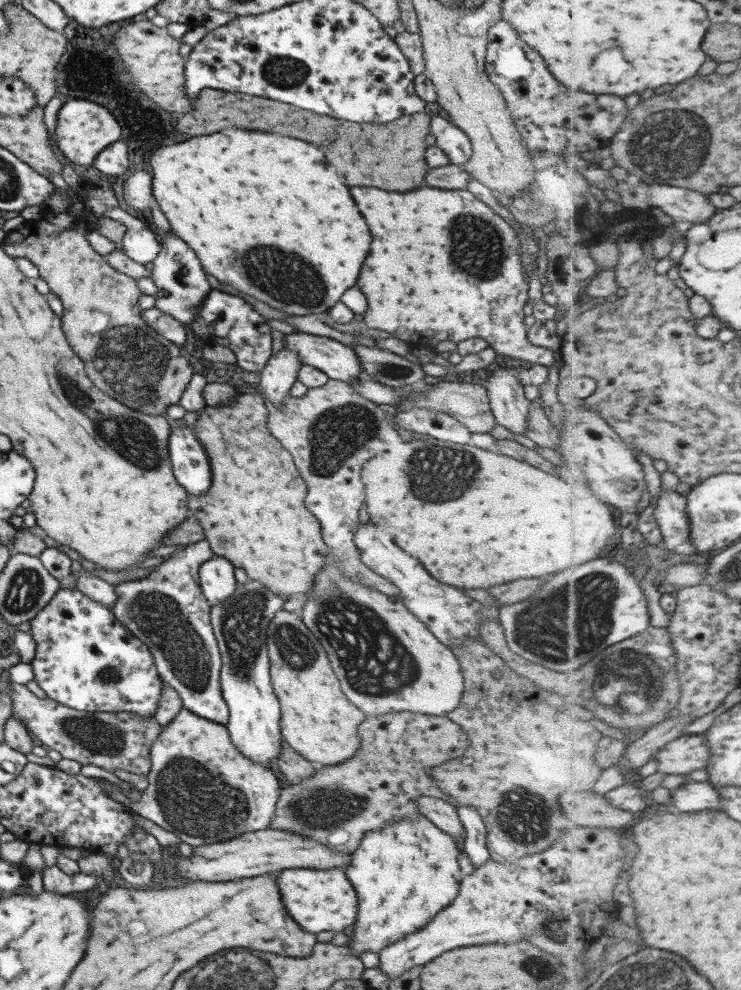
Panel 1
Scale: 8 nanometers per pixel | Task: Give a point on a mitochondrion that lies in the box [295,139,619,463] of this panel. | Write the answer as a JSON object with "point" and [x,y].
{"point":[478,249]}

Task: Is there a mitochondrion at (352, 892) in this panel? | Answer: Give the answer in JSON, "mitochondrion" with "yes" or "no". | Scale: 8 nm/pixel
{"mitochondrion":"no"}

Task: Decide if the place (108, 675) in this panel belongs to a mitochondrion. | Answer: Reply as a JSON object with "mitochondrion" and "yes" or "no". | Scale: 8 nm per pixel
{"mitochondrion":"yes"}

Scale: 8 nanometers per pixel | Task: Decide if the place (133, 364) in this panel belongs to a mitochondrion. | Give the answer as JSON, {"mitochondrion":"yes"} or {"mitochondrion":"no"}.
{"mitochondrion":"yes"}

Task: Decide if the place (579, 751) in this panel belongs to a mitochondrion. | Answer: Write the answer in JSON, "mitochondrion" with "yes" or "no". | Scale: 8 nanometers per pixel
{"mitochondrion":"no"}

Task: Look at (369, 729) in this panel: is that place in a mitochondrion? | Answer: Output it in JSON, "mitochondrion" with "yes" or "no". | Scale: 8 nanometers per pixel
{"mitochondrion":"no"}

